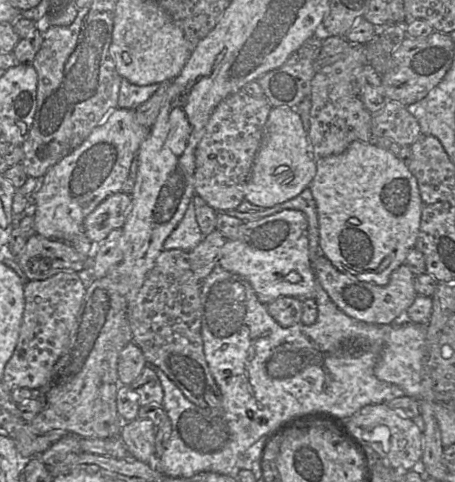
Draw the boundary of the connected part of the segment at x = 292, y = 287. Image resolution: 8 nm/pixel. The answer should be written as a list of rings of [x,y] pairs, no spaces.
[[[286,209],[255,221],[244,221],[235,239],[227,240],[218,263],[223,269],[245,278],[258,299],[269,304],[277,298],[313,298],[317,278],[309,258],[308,222],[303,212]]]

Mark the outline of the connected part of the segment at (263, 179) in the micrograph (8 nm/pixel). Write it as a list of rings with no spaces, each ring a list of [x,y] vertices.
[[[288,106],[272,107],[246,182],[245,200],[262,208],[281,204],[308,188],[316,172],[317,159],[297,109]]]

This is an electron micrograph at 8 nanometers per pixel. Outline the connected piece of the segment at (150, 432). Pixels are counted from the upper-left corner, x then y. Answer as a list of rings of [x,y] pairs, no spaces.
[[[138,419],[122,424],[120,439],[137,460],[150,463],[154,460],[156,427],[149,419]]]

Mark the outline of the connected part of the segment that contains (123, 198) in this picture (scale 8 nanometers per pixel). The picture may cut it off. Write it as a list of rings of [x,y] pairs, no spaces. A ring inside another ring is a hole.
[[[122,191],[104,199],[84,219],[87,237],[93,243],[102,243],[111,231],[122,228],[132,205],[131,196]]]

